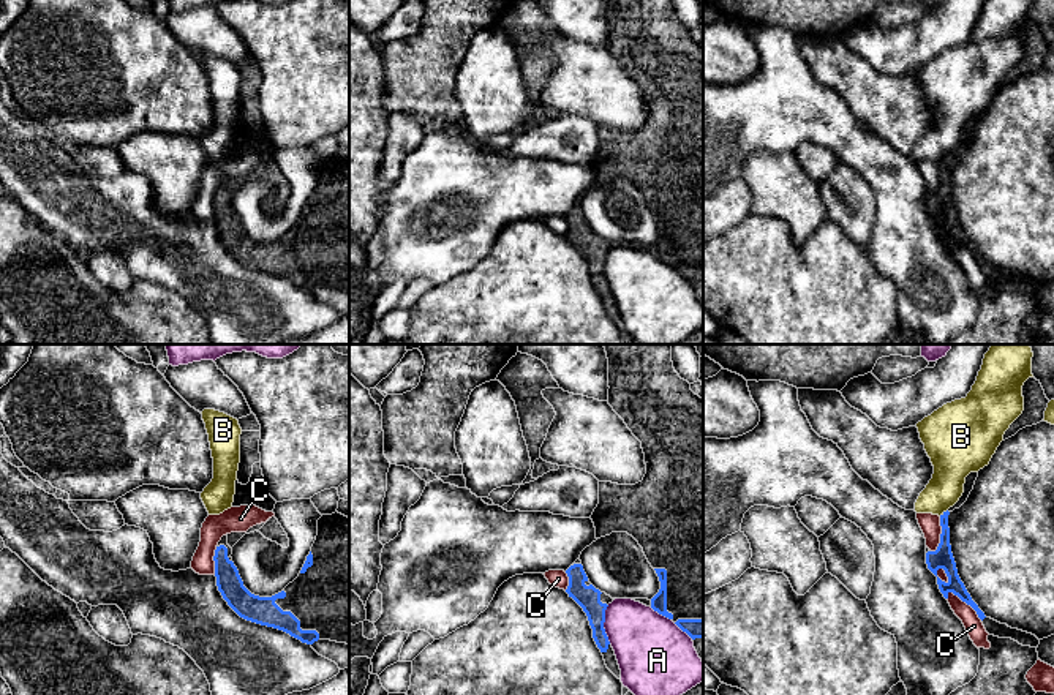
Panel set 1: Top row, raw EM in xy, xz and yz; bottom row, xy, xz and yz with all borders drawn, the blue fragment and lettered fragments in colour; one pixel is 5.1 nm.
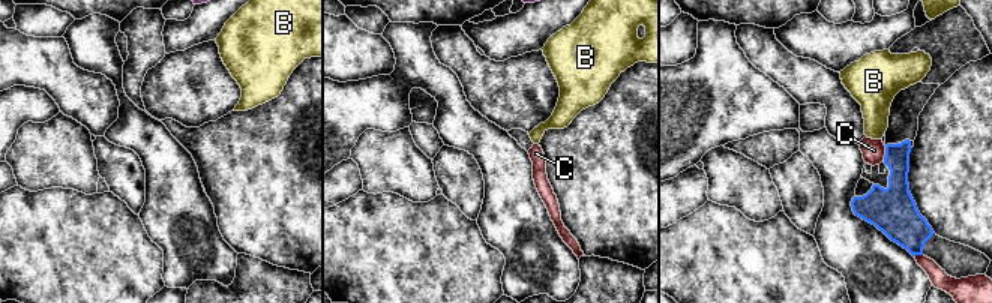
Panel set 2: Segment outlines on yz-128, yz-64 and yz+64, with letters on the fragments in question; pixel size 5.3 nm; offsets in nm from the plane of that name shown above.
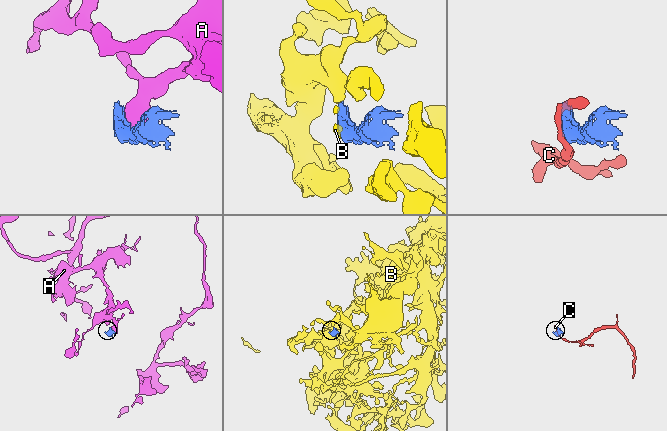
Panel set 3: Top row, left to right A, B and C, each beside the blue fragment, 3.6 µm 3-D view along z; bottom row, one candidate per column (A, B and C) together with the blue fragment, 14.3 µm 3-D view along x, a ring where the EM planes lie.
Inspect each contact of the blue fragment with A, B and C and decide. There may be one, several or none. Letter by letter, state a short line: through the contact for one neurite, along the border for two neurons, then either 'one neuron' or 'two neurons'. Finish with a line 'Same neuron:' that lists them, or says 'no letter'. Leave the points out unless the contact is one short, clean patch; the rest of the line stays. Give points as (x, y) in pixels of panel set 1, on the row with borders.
A: two neurons
B: yz (947, 509), (939, 515) | two neurons
C: two neurons
Same neuron: no letter

